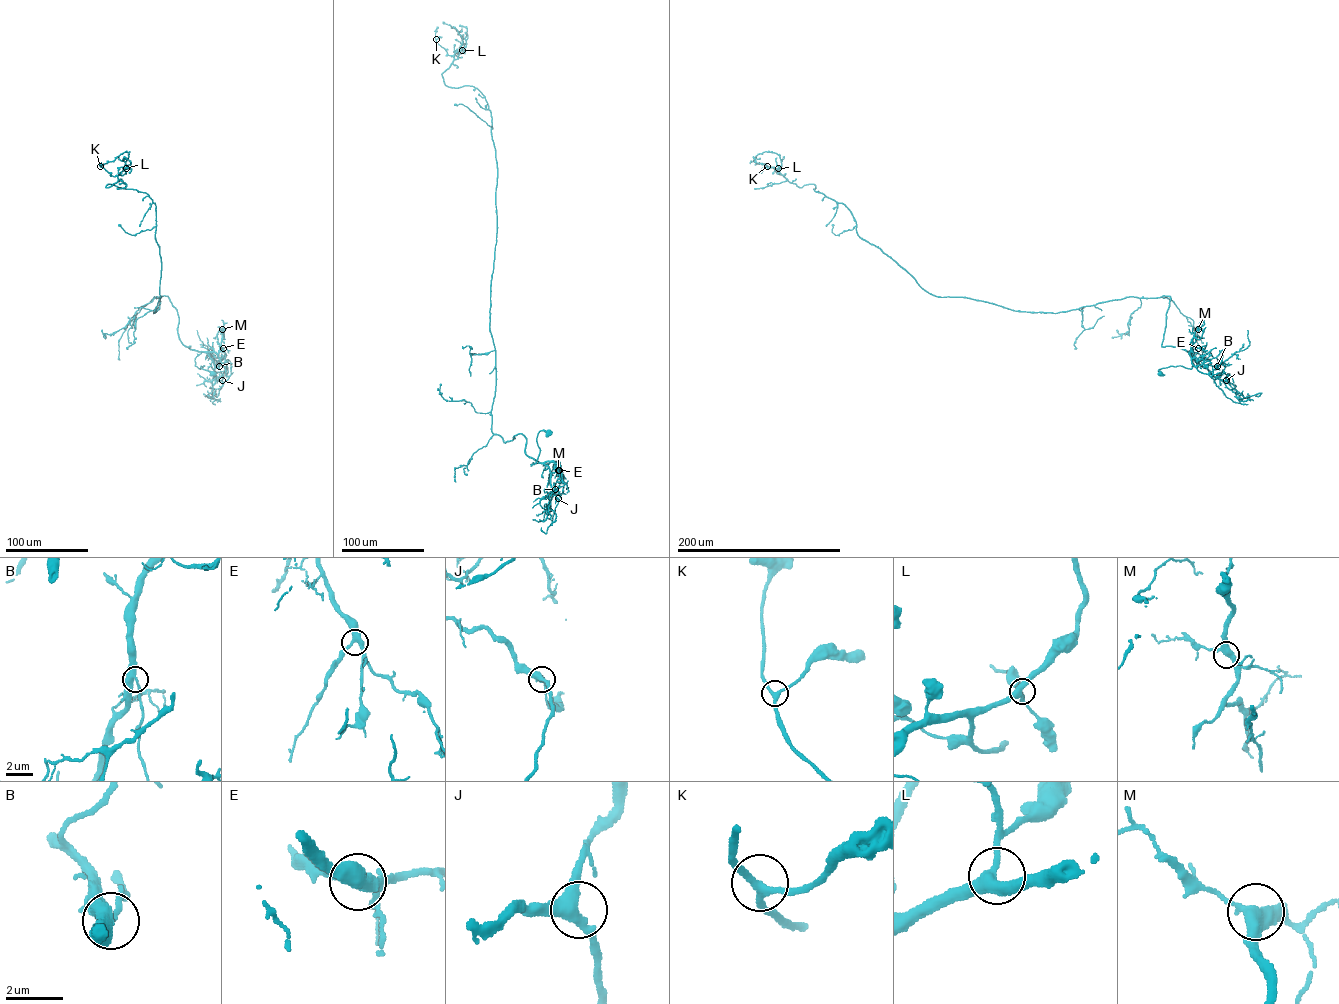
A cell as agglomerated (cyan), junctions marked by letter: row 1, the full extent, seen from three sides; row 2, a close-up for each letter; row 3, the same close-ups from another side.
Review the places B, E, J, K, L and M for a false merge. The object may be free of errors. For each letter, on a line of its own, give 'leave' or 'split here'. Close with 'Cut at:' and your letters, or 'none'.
B: leave
E: leave
J: leave
K: leave
L: leave
M: leave
Cut at: none

